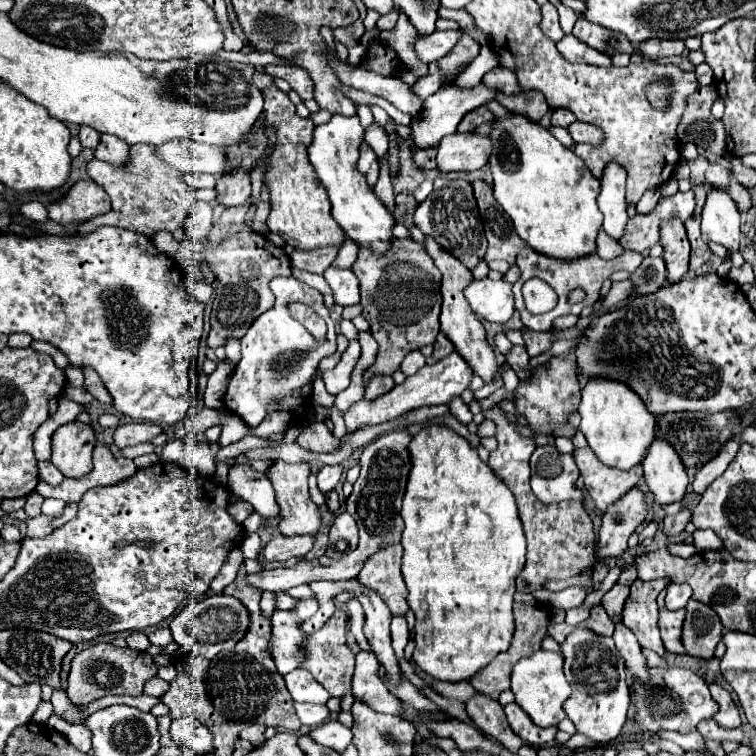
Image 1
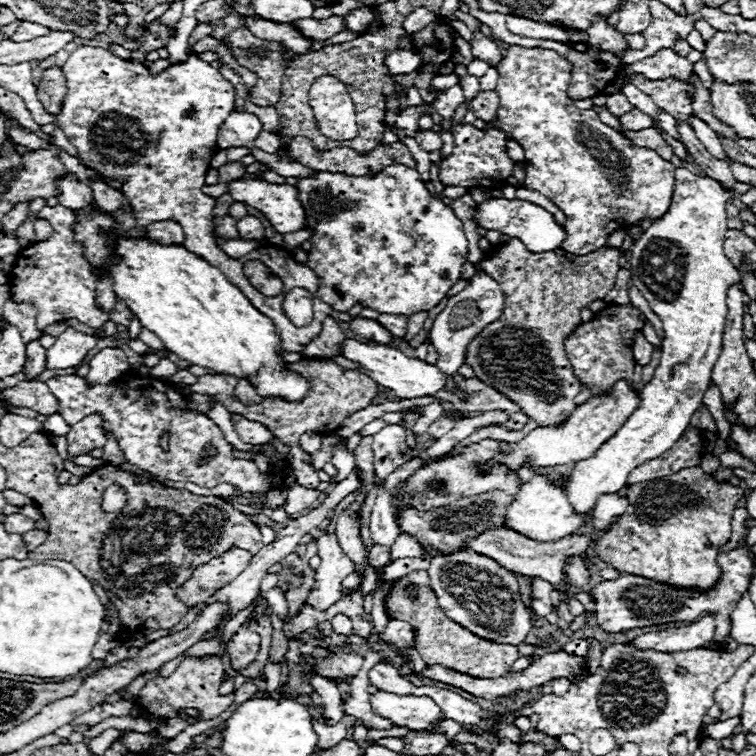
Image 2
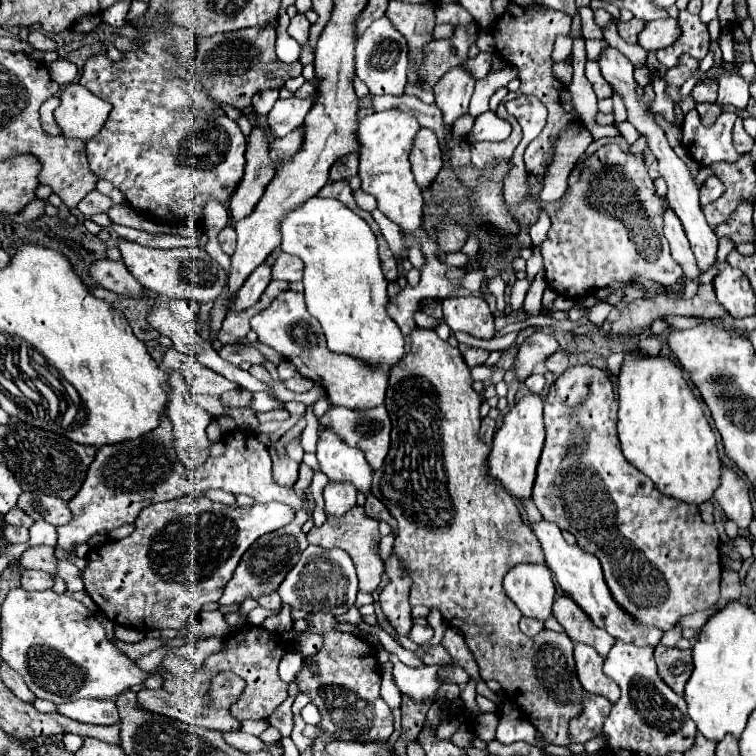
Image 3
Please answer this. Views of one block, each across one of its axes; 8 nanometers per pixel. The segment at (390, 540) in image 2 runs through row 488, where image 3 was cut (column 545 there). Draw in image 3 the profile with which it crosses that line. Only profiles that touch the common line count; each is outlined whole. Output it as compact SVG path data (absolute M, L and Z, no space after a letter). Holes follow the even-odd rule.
M532 374L532 376L526 378L526 386L528 386L530 392L540 394L544 390L544 386L546 386L546 378L542 374Z

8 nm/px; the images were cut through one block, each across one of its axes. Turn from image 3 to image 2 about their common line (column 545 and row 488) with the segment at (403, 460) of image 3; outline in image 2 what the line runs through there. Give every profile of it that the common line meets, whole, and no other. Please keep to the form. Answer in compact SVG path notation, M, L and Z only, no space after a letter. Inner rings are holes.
M698 466L680 470L672 476L664 476L662 480L634 484L628 488L628 512L594 542L594 556L622 574L636 574L674 586L702 586L702 590L706 590L720 578L720 568L716 564L718 546L730 540L732 512L742 496L742 488L736 488L728 482L716 482L712 474L702 472Z

